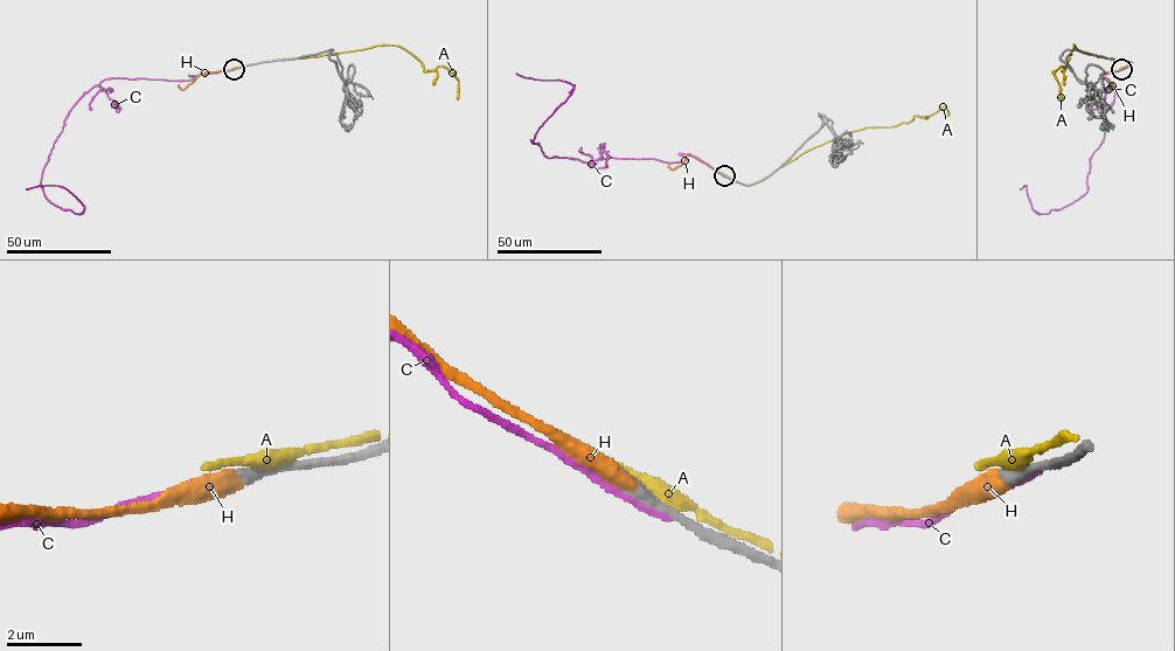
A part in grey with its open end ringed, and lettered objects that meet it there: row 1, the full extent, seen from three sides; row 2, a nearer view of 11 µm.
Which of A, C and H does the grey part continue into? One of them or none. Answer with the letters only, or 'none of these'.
H

